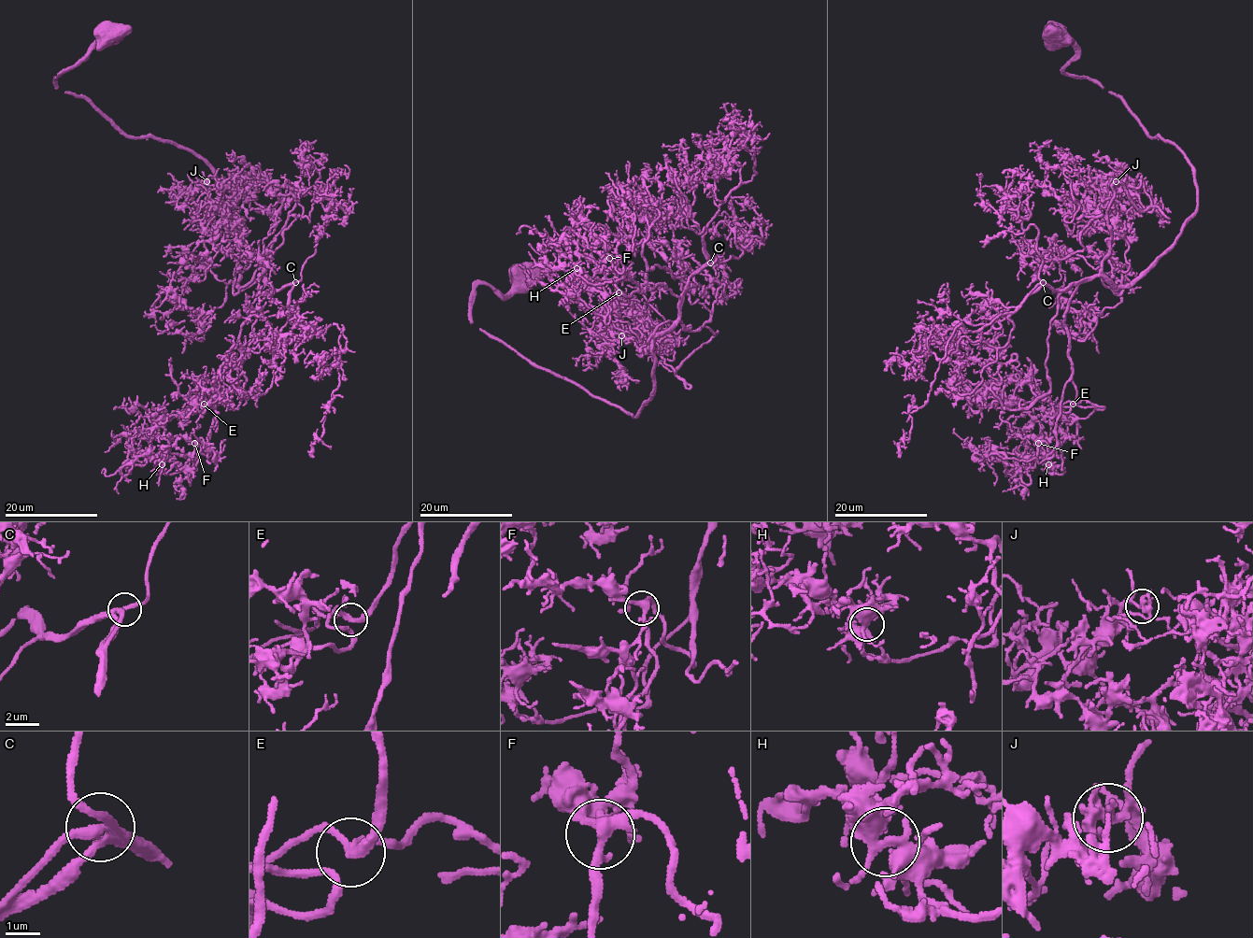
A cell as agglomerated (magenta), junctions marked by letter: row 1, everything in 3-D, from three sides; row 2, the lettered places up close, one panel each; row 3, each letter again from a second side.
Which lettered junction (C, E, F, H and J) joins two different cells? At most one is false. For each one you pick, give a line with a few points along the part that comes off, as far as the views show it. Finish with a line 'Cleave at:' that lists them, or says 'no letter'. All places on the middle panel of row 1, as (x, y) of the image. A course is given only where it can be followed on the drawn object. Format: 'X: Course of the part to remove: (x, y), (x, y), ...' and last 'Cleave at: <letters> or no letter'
J: Course of the part to remove: (620, 335), (615, 340), (609, 337), (590, 341), (588, 346), (593, 353), (604, 352), (634, 380)
Cleave at: J

